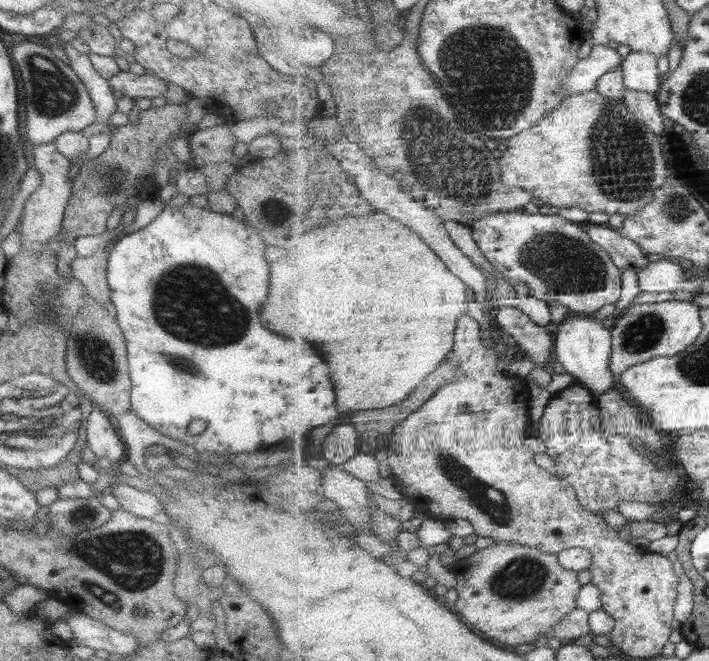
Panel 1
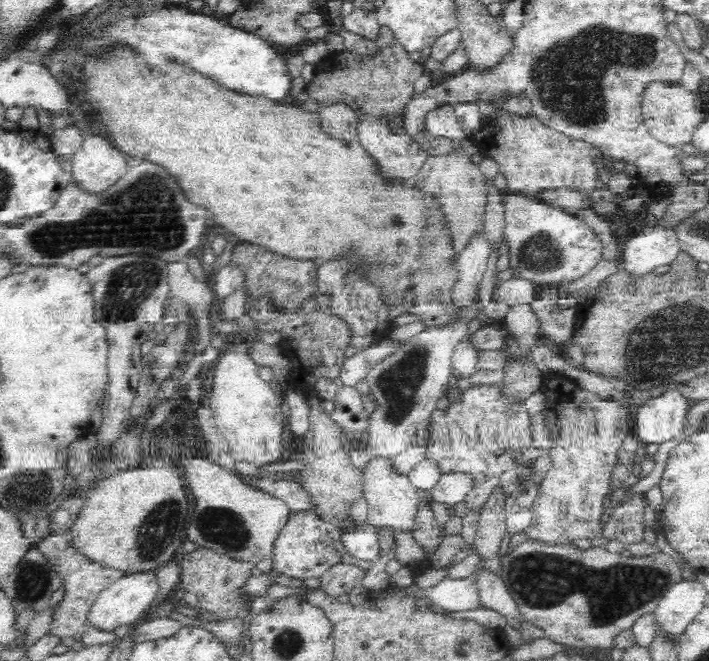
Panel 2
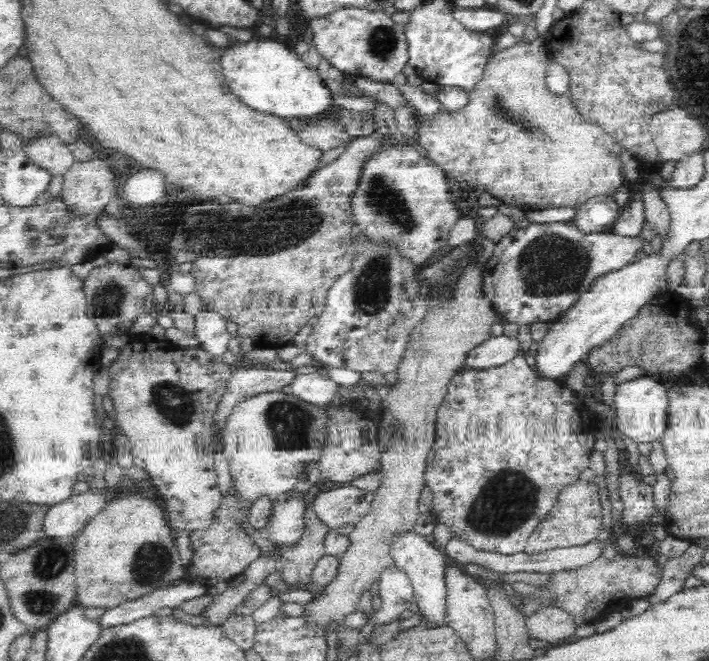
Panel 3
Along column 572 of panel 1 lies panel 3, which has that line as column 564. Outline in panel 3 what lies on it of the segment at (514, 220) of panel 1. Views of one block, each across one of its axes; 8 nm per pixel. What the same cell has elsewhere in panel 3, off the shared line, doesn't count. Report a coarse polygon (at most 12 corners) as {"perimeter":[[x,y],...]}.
{"perimeter":[[574,221],[512,229],[483,293],[517,325],[555,322],[642,237]]}

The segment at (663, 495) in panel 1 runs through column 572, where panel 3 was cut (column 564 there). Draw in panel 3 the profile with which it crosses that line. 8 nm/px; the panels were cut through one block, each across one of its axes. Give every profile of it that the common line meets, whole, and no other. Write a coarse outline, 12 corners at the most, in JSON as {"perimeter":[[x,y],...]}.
{"perimeter":[[522,354],[452,375],[430,514],[525,551],[589,467],[584,400]]}

